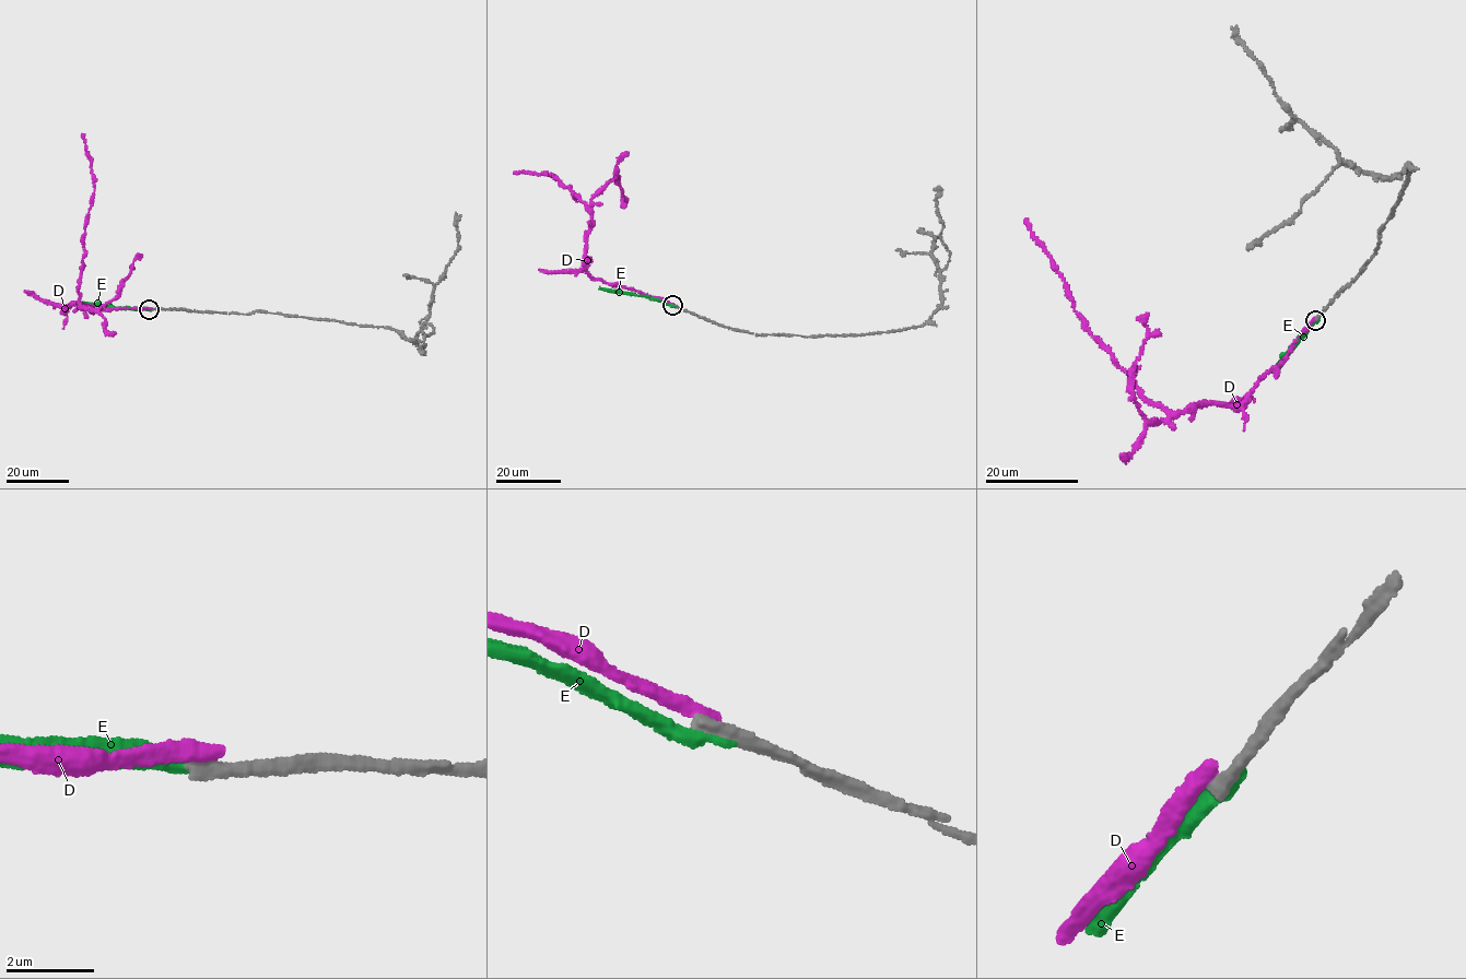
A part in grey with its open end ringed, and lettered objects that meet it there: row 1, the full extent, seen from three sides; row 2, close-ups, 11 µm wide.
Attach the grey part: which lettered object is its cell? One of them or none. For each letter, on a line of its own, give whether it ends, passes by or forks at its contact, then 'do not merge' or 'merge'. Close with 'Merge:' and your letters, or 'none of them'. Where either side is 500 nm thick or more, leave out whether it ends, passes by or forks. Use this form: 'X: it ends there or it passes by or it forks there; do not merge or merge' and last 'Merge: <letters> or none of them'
D: it ends there; do not merge
E: it ends there; do not merge
Merge: none of them

